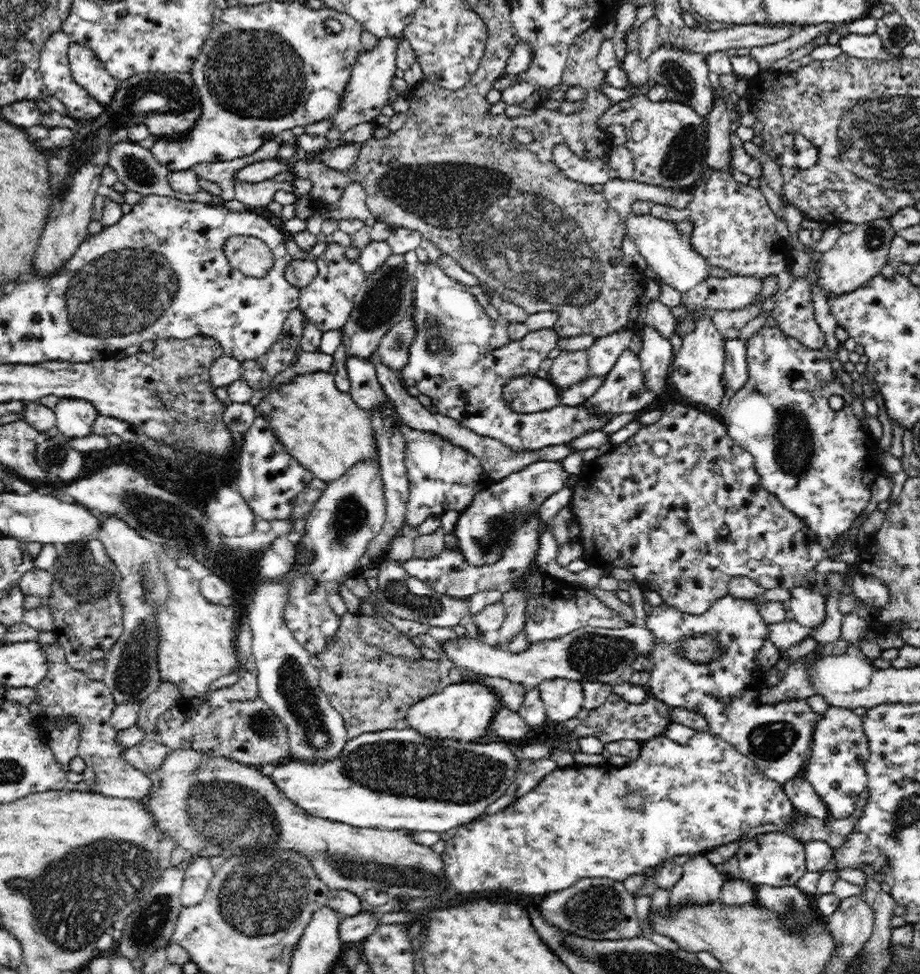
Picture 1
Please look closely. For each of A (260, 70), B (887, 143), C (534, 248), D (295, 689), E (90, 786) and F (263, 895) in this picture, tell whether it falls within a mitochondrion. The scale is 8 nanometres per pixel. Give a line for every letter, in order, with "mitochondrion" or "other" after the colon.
A: mitochondrion
B: mitochondrion
C: mitochondrion
D: mitochondrion
E: other
F: mitochondrion

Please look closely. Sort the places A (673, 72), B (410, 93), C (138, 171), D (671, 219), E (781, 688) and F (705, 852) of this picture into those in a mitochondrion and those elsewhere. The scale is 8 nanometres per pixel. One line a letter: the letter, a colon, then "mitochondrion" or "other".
A: mitochondrion
B: other
C: mitochondrion
D: other
E: other
F: other

